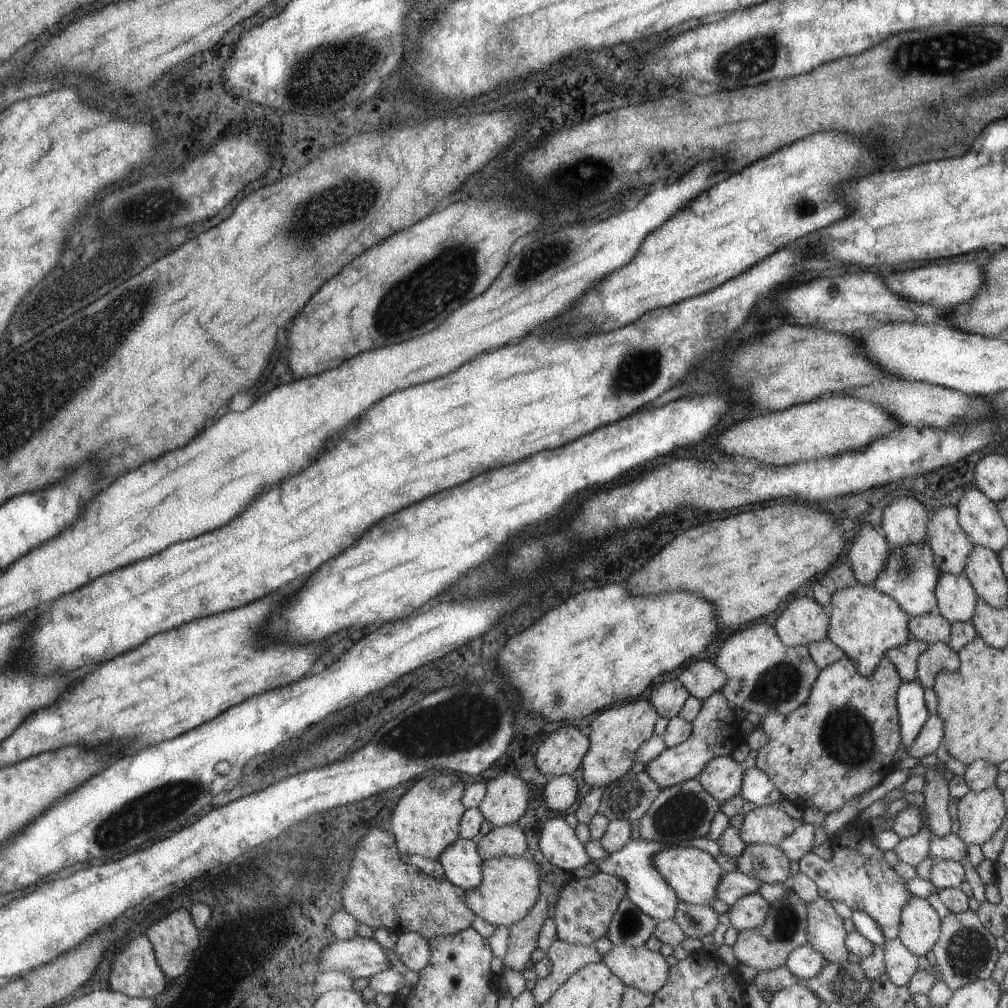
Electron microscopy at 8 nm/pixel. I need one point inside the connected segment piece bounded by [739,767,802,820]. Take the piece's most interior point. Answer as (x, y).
(756, 787)

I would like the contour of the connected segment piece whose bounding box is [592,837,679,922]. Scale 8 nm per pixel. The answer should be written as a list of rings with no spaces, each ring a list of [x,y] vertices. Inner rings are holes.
[[[639,838],[629,839],[619,851],[610,853],[603,860],[592,861],[597,870],[610,876],[615,876],[626,889],[626,898],[631,900],[641,912],[651,916],[653,920],[662,922],[674,918],[678,908],[678,894],[667,884],[667,880],[655,868],[654,858],[663,850],[664,845]]]

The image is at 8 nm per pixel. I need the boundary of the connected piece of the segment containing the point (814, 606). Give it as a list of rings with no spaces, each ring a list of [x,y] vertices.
[[[795,598],[788,602],[773,628],[787,647],[809,646],[827,640],[830,626],[829,611],[812,598]]]

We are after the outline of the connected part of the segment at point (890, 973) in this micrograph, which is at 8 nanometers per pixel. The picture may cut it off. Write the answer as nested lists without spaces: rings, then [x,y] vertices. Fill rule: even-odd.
[[[898,938],[885,941],[881,950],[887,977],[894,985],[907,987],[909,980],[918,970],[916,962],[918,957],[911,954]]]

